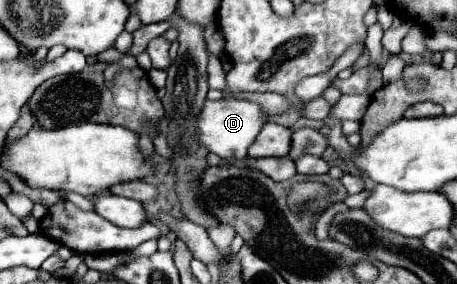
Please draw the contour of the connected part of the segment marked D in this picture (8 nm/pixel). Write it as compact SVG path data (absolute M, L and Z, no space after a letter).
M223 98L219 102L207 100L203 106L203 114L199 116L199 142L209 148L209 152L215 152L221 158L235 158L243 160L247 156L249 146L255 142L261 128L267 124L269 114L263 112L263 108L249 100L237 100L237 98Z

